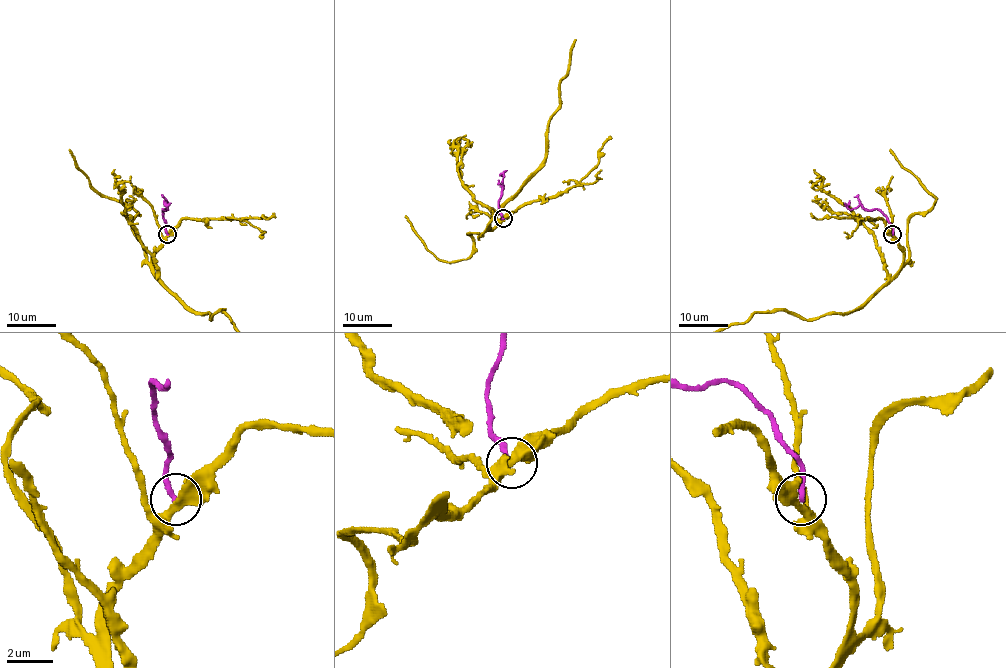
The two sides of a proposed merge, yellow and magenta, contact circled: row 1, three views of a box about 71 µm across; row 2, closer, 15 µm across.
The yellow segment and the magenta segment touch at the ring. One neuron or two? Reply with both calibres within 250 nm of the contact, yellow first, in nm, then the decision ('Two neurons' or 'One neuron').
Thickness 400 nm (yellow) against 240 nm. Two neurons

